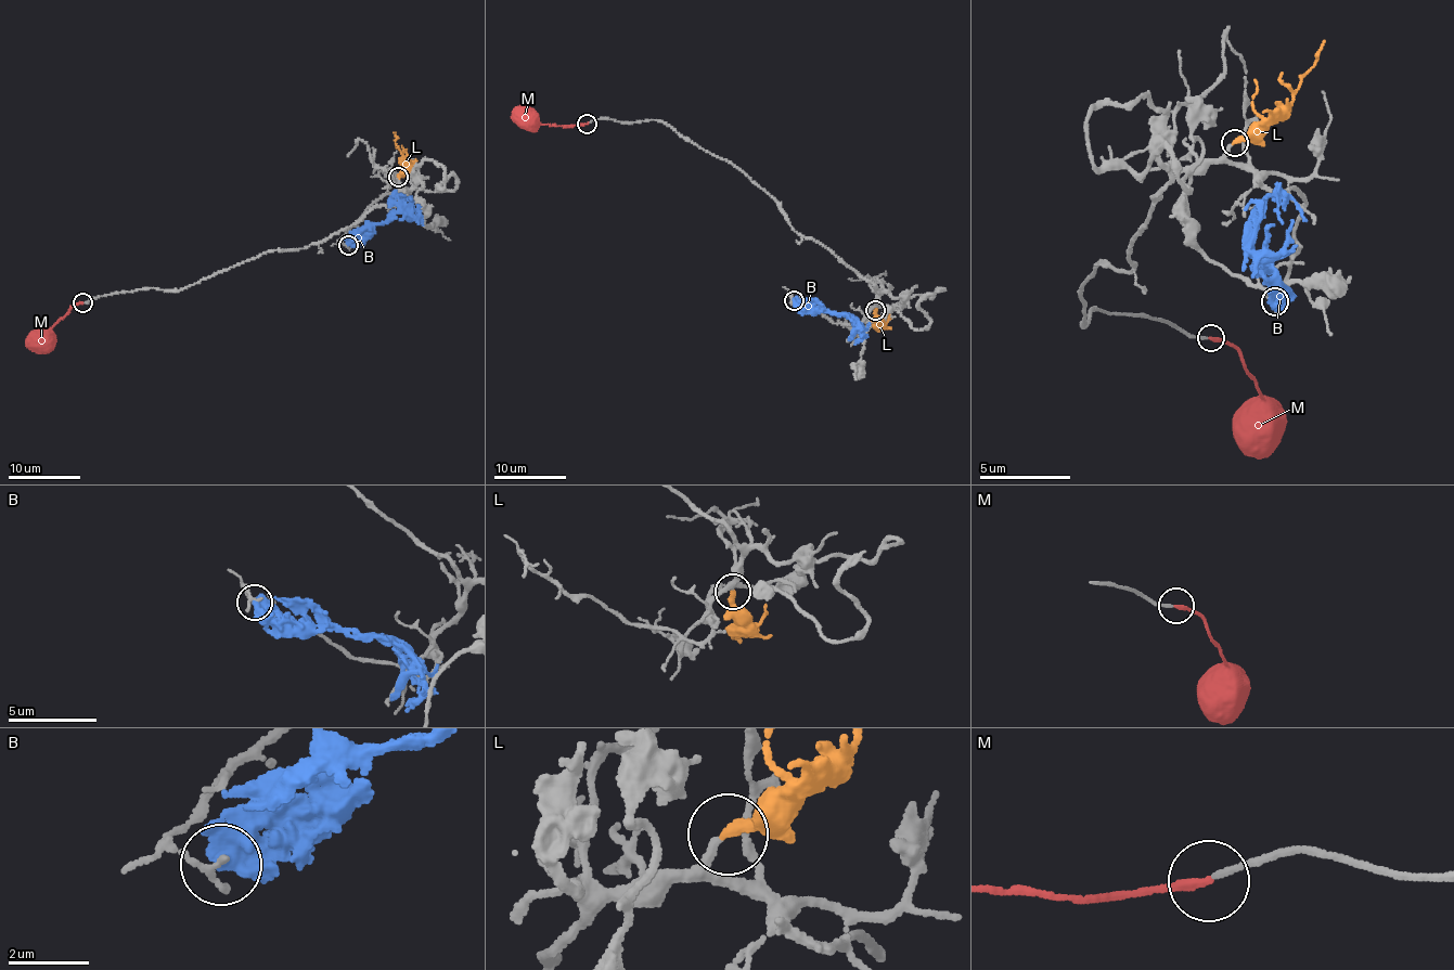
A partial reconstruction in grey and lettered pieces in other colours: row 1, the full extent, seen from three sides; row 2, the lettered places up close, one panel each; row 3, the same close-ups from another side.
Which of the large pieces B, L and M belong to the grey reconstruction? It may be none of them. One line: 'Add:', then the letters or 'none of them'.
Add: L, M

